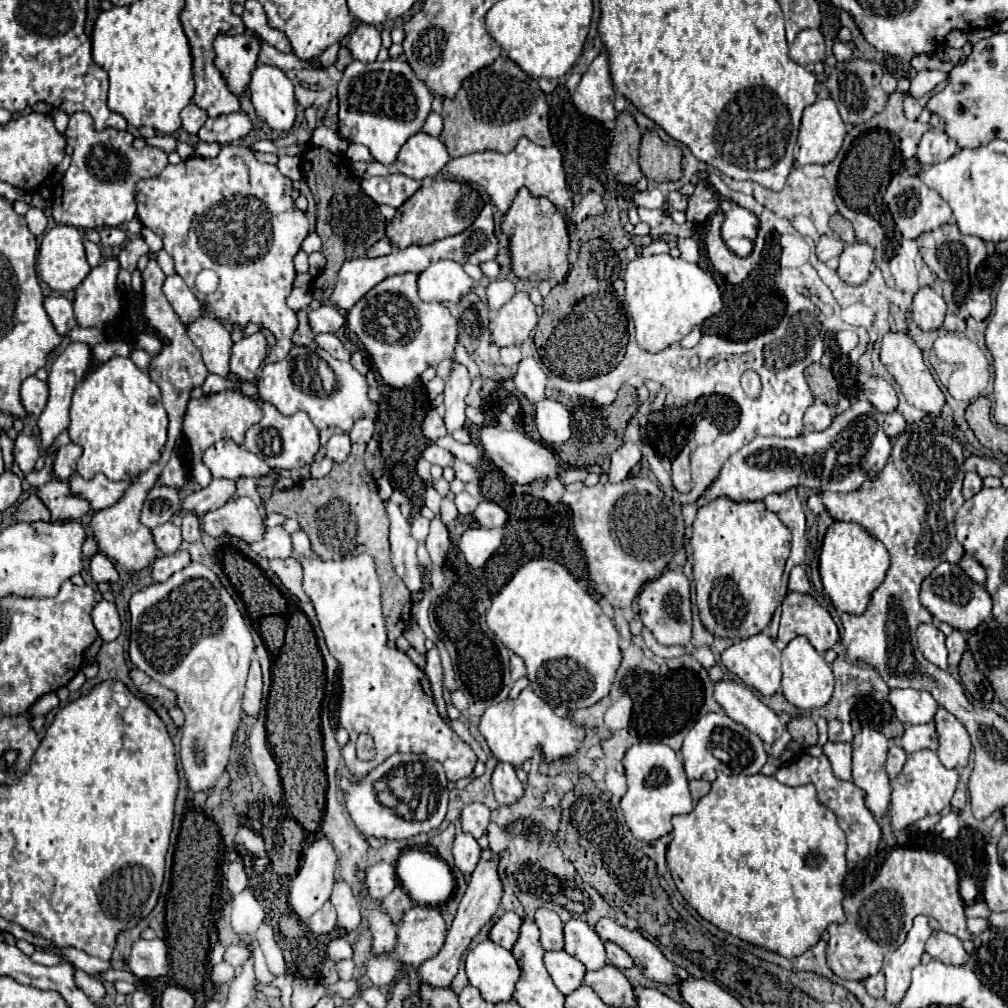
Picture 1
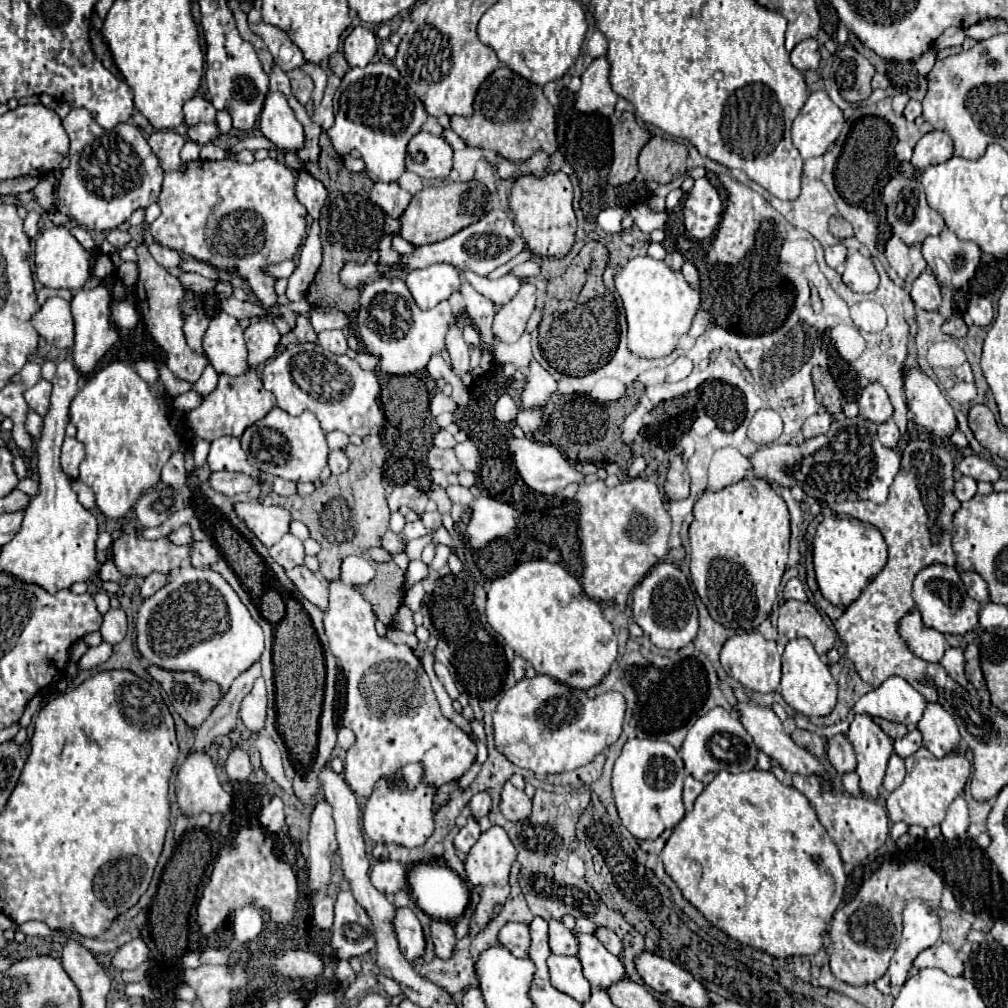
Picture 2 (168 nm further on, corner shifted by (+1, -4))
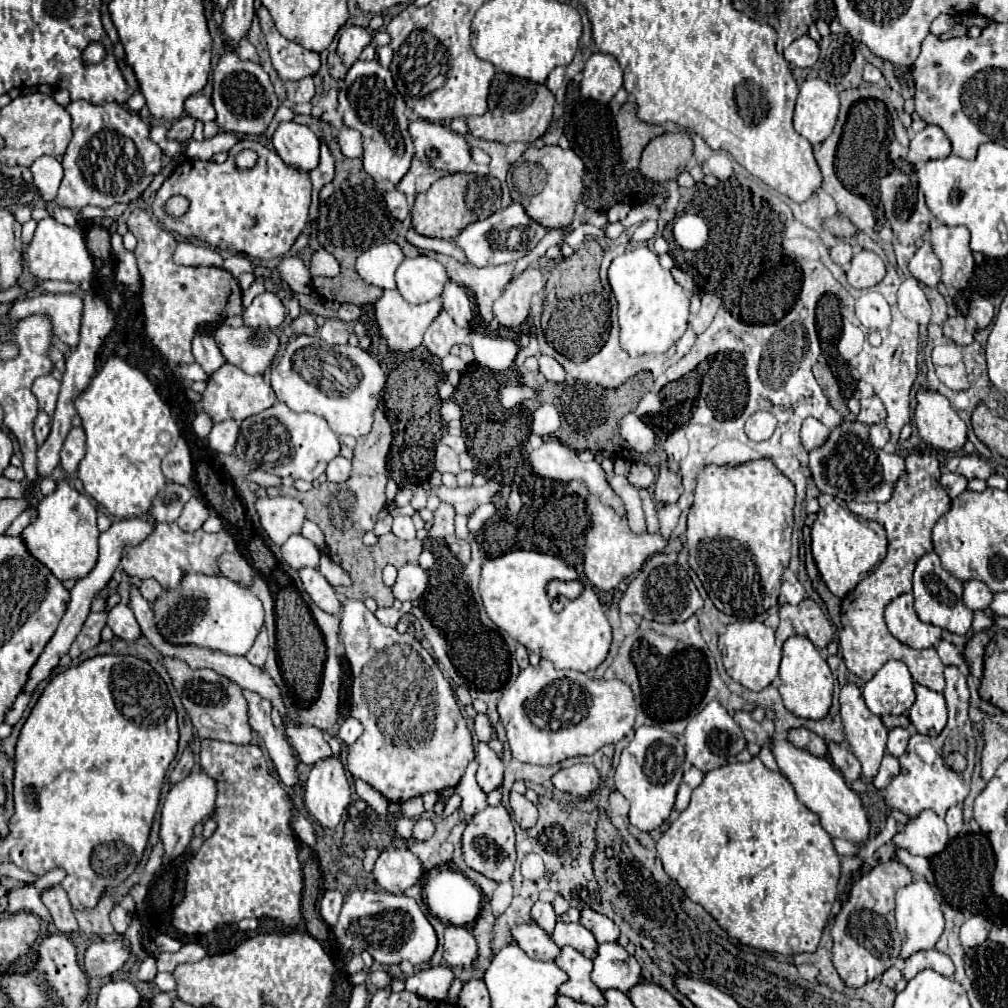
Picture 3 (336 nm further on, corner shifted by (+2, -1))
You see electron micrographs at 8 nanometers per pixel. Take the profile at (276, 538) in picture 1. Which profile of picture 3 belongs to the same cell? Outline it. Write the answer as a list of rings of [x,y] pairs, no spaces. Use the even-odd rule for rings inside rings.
[[[294,534],[282,544],[282,558],[286,564],[290,564],[294,570],[300,568],[318,568],[320,564],[320,552],[318,548],[304,536]]]

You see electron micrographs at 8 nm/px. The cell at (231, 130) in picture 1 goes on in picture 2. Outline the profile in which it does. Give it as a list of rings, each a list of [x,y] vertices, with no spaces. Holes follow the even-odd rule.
[[[199,123],[199,125],[189,129],[189,139],[199,143],[199,145],[207,145],[207,143],[215,141],[219,135],[221,133],[219,133],[217,123]]]

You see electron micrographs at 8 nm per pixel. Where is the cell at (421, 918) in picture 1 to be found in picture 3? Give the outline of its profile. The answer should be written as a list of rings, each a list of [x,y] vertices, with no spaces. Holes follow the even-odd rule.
[[[446,926],[444,932],[444,958],[454,970],[472,968],[478,958],[478,942],[464,926]]]

